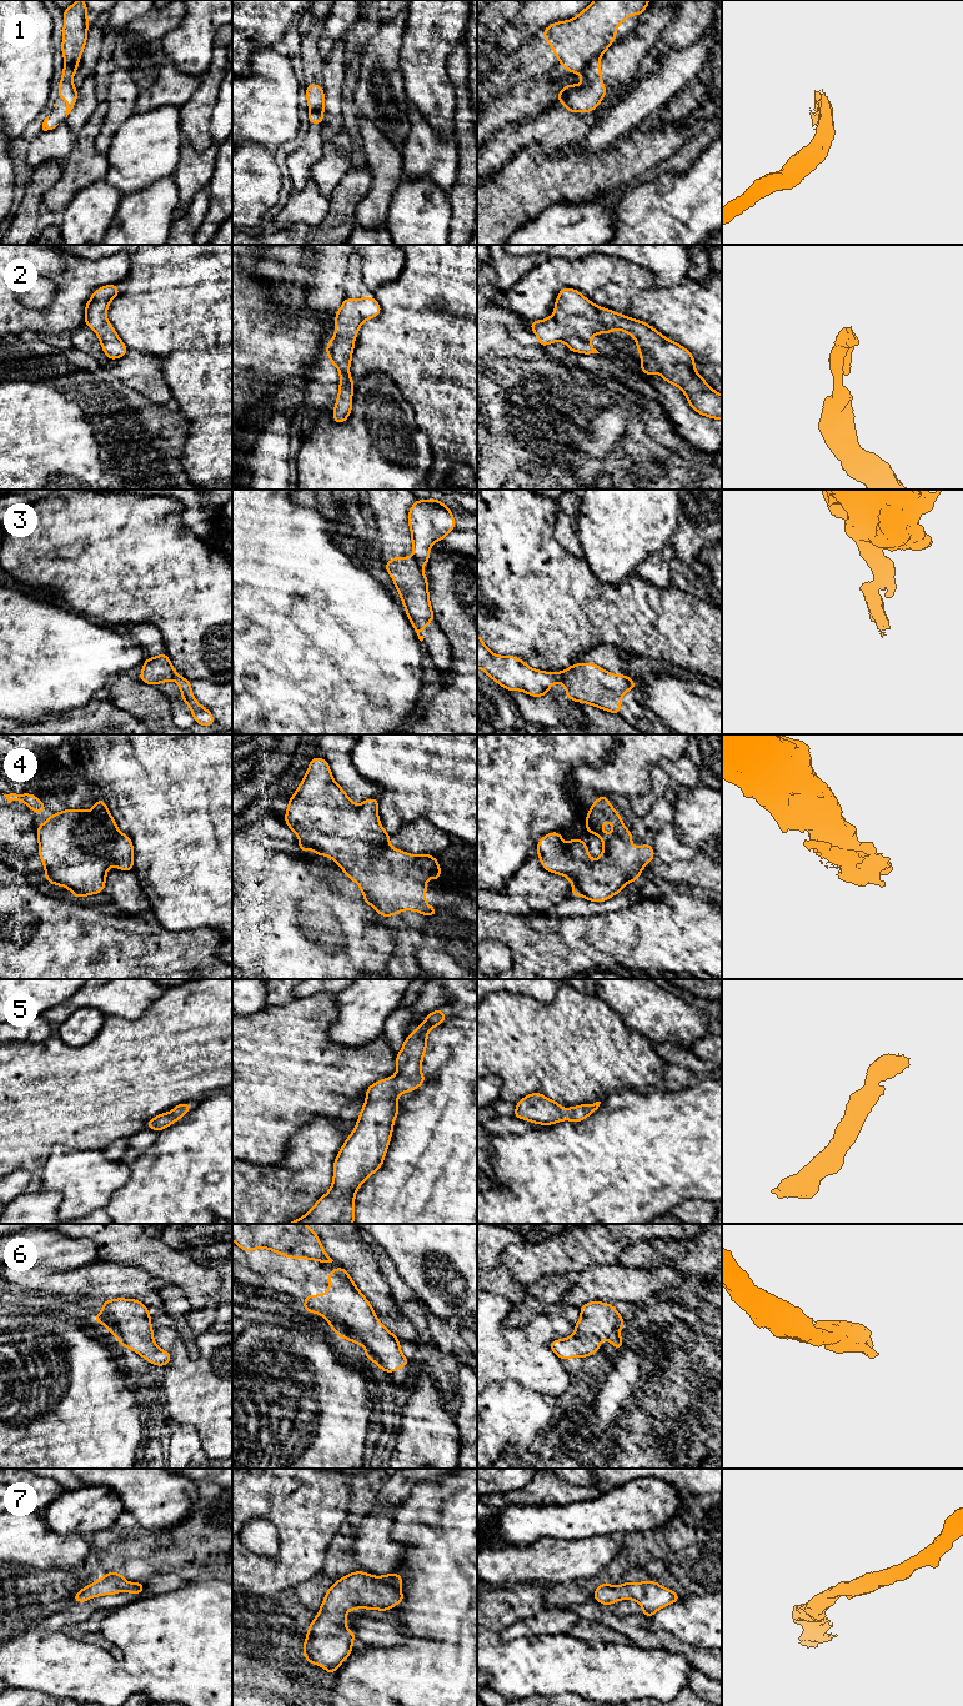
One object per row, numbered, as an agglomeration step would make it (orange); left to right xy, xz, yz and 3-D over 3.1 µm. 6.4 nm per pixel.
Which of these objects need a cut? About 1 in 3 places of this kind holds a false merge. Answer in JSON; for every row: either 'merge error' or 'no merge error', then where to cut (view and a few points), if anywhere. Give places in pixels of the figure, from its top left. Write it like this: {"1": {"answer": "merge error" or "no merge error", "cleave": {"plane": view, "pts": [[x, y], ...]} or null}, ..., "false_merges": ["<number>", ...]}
{"1": {"answer": "merge error", "cleave": {"plane": "yz", "pts": [[598, 55], [580, 73]]}}, "2": {"answer": "no merge error", "cleave": null}, "3": {"answer": "merge error", "cleave": {"plane": "xz", "pts": [[416, 558], [422, 566]]}}, "4": {"answer": "no merge error", "cleave": null}, "5": {"answer": "no merge error", "cleave": null}, "6": {"answer": "no merge error", "cleave": null}, "7": {"answer": "no merge error", "cleave": null}, "false_merges": ["1", "3"]}

